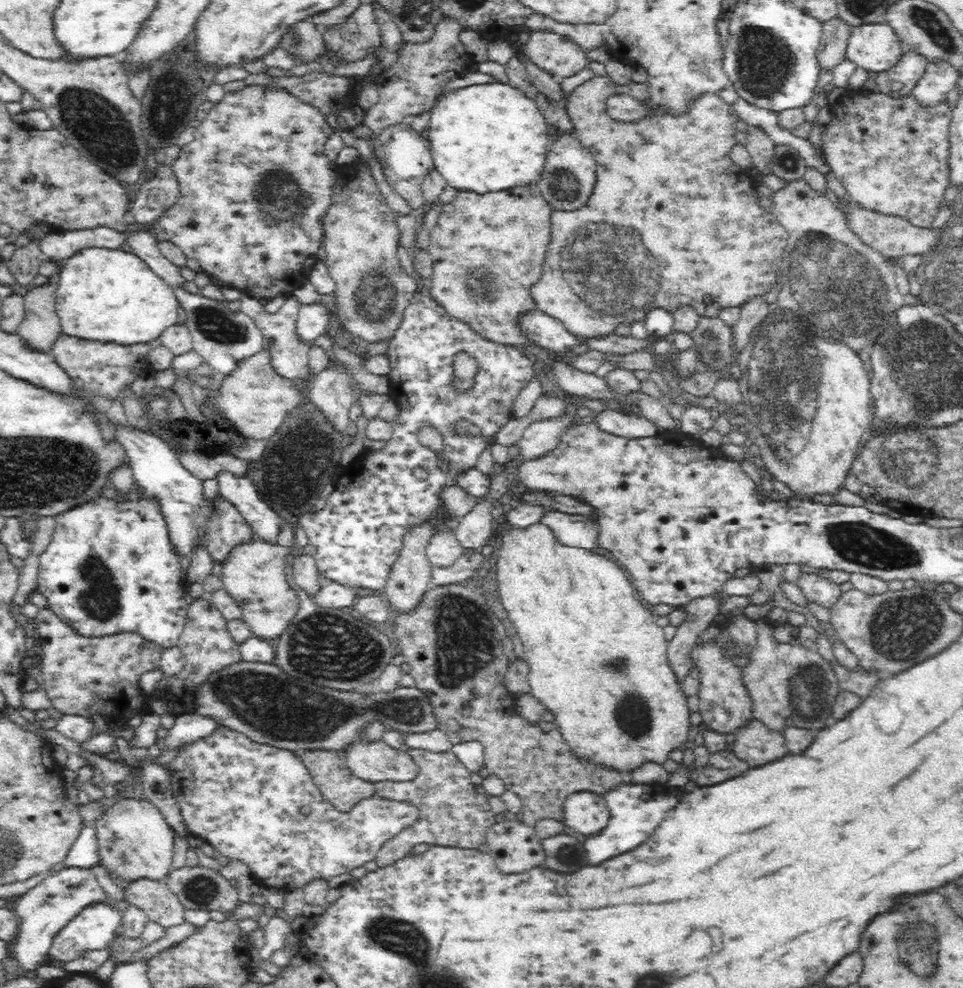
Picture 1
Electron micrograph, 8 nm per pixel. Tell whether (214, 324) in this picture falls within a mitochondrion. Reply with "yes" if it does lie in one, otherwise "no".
yes

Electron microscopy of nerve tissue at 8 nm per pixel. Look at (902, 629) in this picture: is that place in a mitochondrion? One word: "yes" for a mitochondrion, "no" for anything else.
yes

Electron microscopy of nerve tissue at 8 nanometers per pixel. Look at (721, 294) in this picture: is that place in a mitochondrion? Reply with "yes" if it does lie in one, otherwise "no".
no

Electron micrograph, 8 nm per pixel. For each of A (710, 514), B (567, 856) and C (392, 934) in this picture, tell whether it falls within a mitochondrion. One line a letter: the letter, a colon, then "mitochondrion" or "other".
A: other
B: mitochondrion
C: mitochondrion

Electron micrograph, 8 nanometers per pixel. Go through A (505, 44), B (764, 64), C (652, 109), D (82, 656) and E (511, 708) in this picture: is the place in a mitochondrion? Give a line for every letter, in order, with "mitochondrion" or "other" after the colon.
A: other
B: mitochondrion
C: other
D: other
E: other

